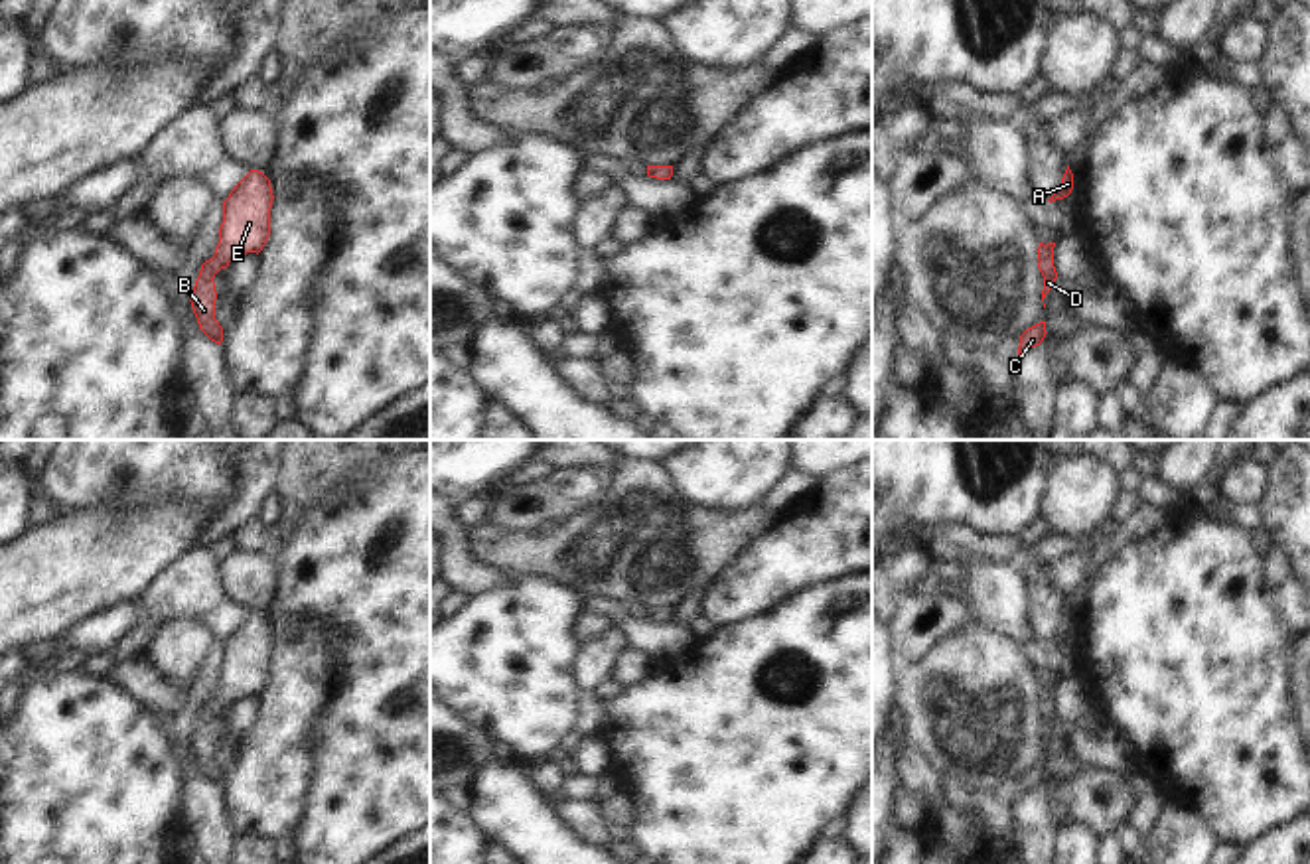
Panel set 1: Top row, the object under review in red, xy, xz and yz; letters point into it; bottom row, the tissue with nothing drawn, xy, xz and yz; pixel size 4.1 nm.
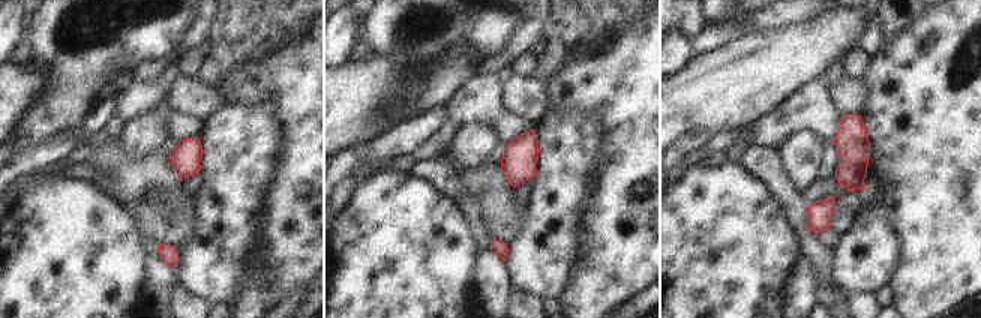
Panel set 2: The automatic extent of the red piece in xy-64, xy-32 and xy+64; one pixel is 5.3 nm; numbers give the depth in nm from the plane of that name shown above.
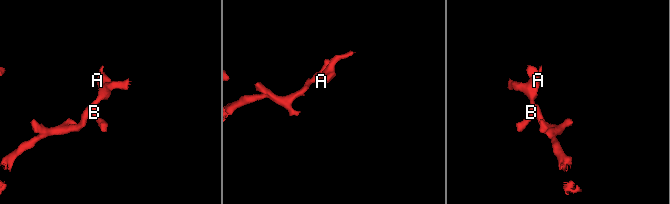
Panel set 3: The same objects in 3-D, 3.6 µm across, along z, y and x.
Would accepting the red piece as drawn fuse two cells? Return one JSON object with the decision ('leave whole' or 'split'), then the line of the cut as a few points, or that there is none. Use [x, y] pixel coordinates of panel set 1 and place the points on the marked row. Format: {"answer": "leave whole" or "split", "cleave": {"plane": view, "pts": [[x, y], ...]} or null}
{"answer": "leave whole", "cleave": null}

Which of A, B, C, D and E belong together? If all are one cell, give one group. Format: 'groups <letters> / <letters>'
groups A B C D E

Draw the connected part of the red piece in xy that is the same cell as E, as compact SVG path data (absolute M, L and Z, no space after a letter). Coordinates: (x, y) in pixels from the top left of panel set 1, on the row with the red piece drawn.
M251 170L223 201L223 223L215 254L201 264L189 300L199 329L219 345L223 327L215 320L217 292L213 278L237 256L262 251L270 235L272 199L270 180L262 172Z

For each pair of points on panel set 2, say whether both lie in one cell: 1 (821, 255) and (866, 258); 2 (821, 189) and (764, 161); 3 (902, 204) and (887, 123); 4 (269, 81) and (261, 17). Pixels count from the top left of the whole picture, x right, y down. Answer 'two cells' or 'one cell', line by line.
1: two cells
2: two cells
3: one cell
4: two cells

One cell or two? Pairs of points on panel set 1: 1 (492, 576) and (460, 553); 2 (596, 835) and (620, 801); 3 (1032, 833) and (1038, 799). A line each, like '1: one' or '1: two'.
1: one
2: two
3: one

